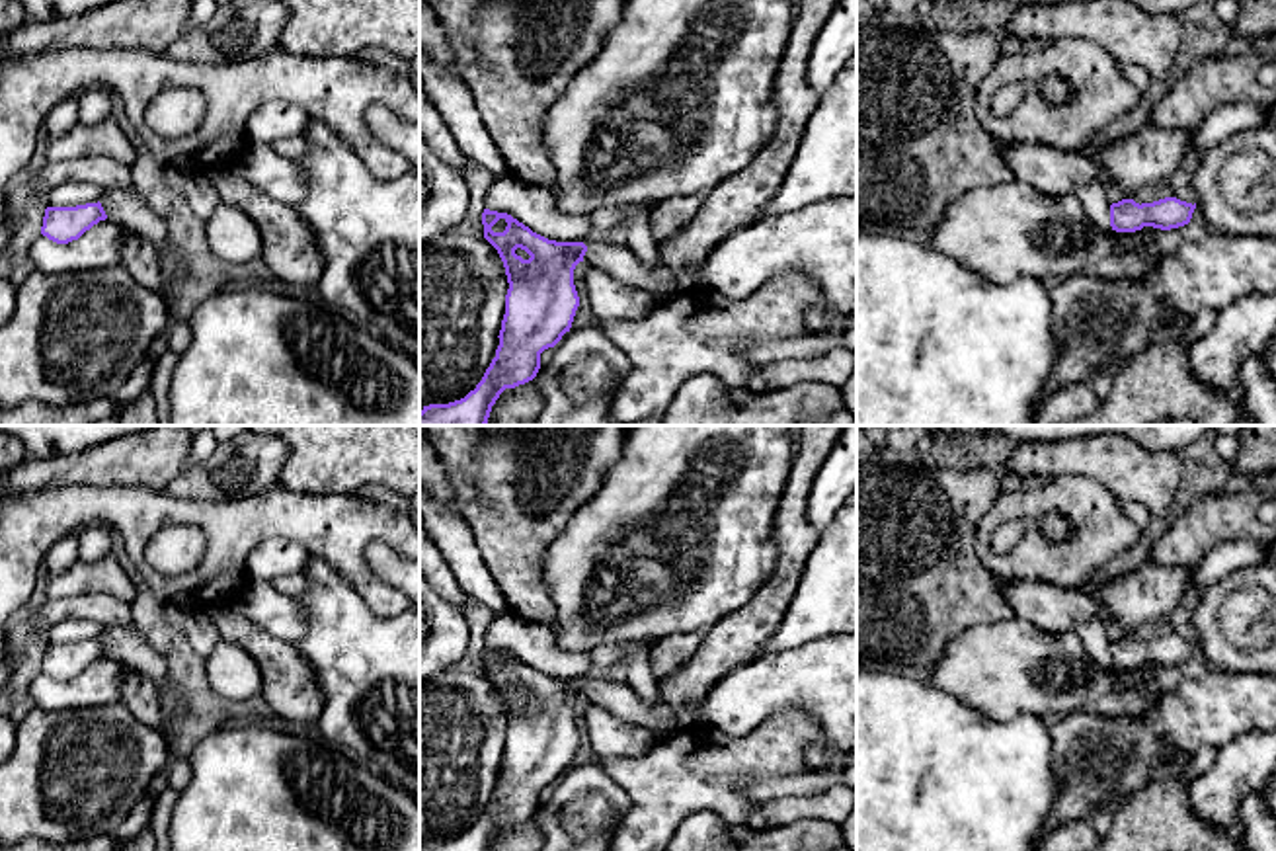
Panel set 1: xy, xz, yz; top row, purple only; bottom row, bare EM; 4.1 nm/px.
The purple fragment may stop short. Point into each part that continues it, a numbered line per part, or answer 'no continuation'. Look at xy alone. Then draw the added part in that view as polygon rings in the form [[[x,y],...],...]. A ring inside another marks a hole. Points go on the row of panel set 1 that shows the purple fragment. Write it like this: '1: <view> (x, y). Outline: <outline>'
no continuation

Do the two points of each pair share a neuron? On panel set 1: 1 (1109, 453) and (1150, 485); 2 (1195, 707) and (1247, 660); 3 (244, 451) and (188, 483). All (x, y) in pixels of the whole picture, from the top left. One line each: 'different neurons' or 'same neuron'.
1: same neuron
2: different neurons
3: same neuron

